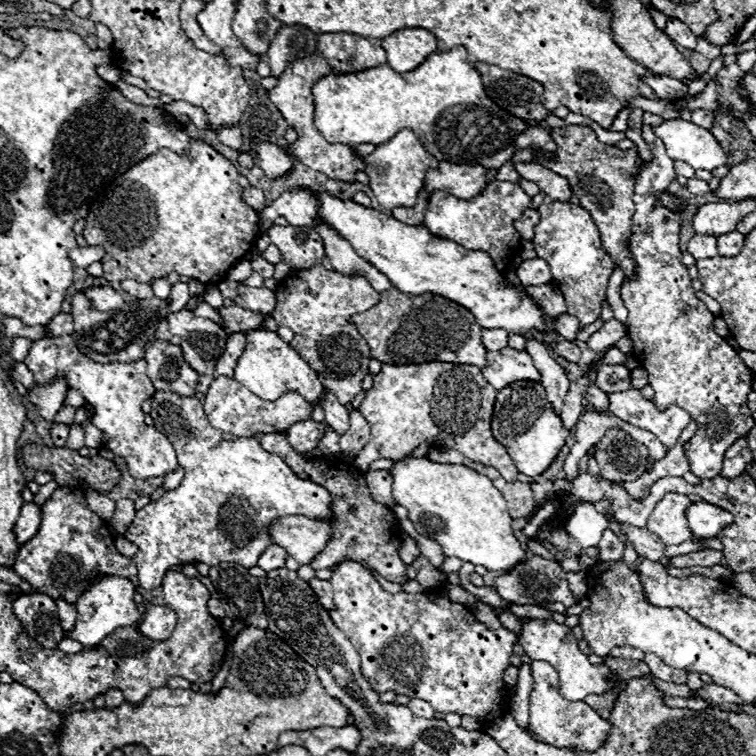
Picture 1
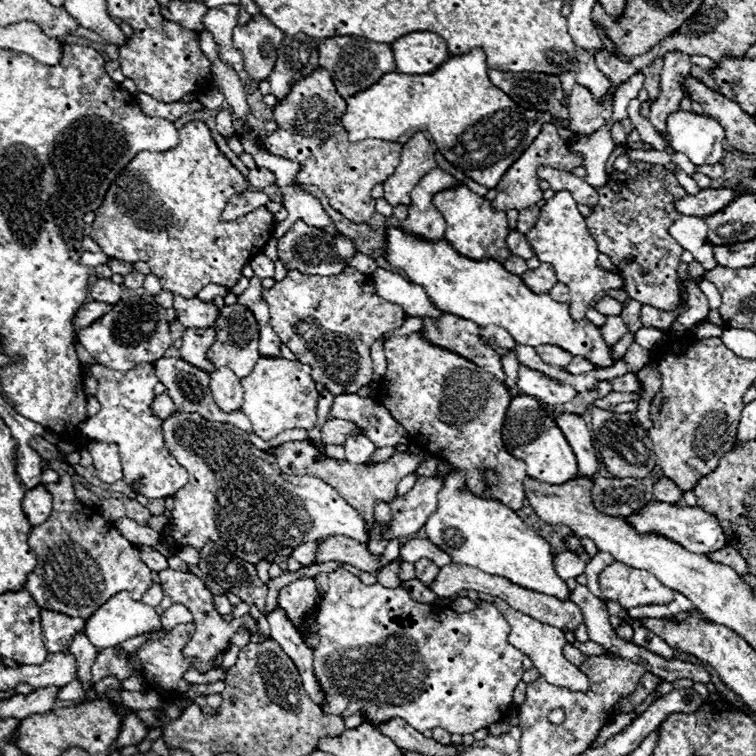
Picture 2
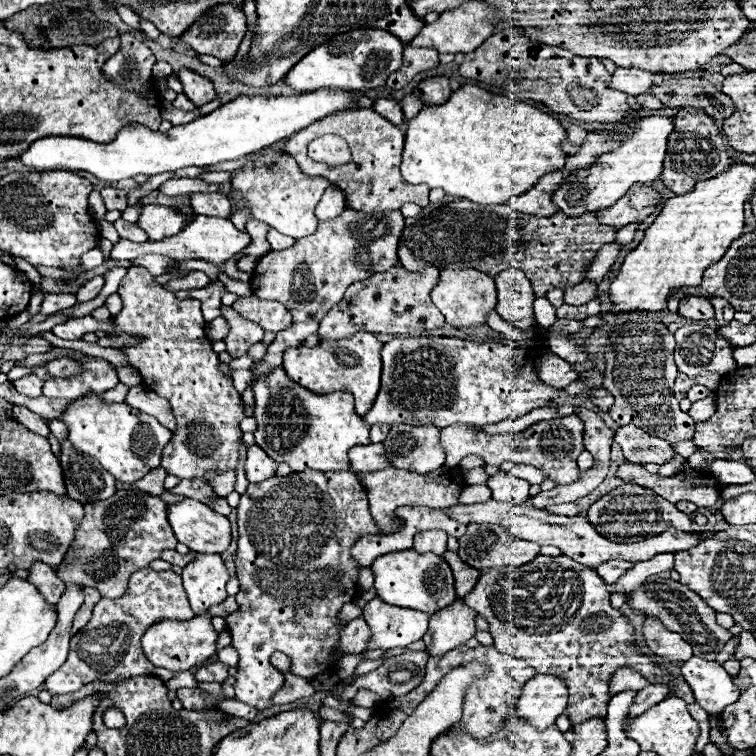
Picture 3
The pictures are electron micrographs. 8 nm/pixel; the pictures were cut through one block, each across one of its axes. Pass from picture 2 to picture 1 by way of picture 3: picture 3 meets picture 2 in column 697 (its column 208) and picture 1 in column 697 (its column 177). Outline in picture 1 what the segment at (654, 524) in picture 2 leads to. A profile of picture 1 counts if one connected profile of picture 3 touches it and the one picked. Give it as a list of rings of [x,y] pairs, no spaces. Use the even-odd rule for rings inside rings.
[[[696,502],[686,510],[688,524],[696,538],[714,538],[718,530],[730,526],[734,522],[734,516],[730,512],[724,512],[722,508],[716,508],[708,502]]]

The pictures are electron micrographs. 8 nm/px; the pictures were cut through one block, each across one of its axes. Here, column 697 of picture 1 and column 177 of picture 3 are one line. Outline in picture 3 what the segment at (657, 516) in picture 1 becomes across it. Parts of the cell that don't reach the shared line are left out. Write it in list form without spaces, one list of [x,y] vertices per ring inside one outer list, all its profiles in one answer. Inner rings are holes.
[[[136,488],[116,490],[114,496],[100,504],[84,504],[84,518],[66,552],[72,562],[56,566],[56,574],[70,584],[94,586],[104,598],[120,598],[132,572],[146,568],[164,550],[174,550],[176,544],[178,540],[168,524],[168,502],[148,492],[136,492]]]

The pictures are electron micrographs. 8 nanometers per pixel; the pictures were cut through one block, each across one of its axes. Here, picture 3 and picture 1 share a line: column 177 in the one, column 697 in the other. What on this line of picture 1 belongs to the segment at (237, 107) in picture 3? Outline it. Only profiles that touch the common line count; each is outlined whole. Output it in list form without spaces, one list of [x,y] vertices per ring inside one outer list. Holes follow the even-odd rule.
[[[682,118],[666,120],[654,126],[654,134],[664,140],[672,160],[682,160],[694,170],[714,170],[726,164],[726,154],[718,140],[706,130]]]

